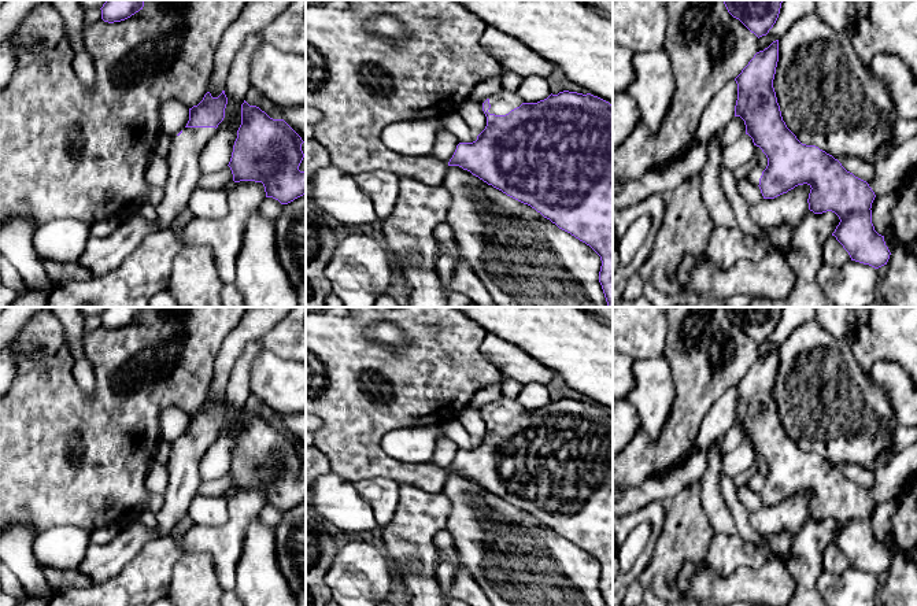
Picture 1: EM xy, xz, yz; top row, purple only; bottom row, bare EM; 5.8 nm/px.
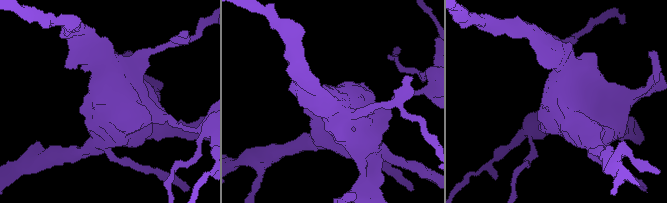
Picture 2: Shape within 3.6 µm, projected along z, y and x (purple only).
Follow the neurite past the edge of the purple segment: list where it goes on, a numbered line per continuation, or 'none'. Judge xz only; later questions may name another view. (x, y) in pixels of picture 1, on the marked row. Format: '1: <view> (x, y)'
1: xz (502, 103)

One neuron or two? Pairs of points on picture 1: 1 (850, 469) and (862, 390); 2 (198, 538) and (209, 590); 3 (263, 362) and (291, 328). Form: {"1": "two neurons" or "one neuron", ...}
{"1": "two neurons", "2": "two neurons", "3": "two neurons"}

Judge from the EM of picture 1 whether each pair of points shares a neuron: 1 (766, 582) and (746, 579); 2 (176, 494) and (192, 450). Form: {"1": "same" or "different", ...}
{"1": "same", "2": "same"}

